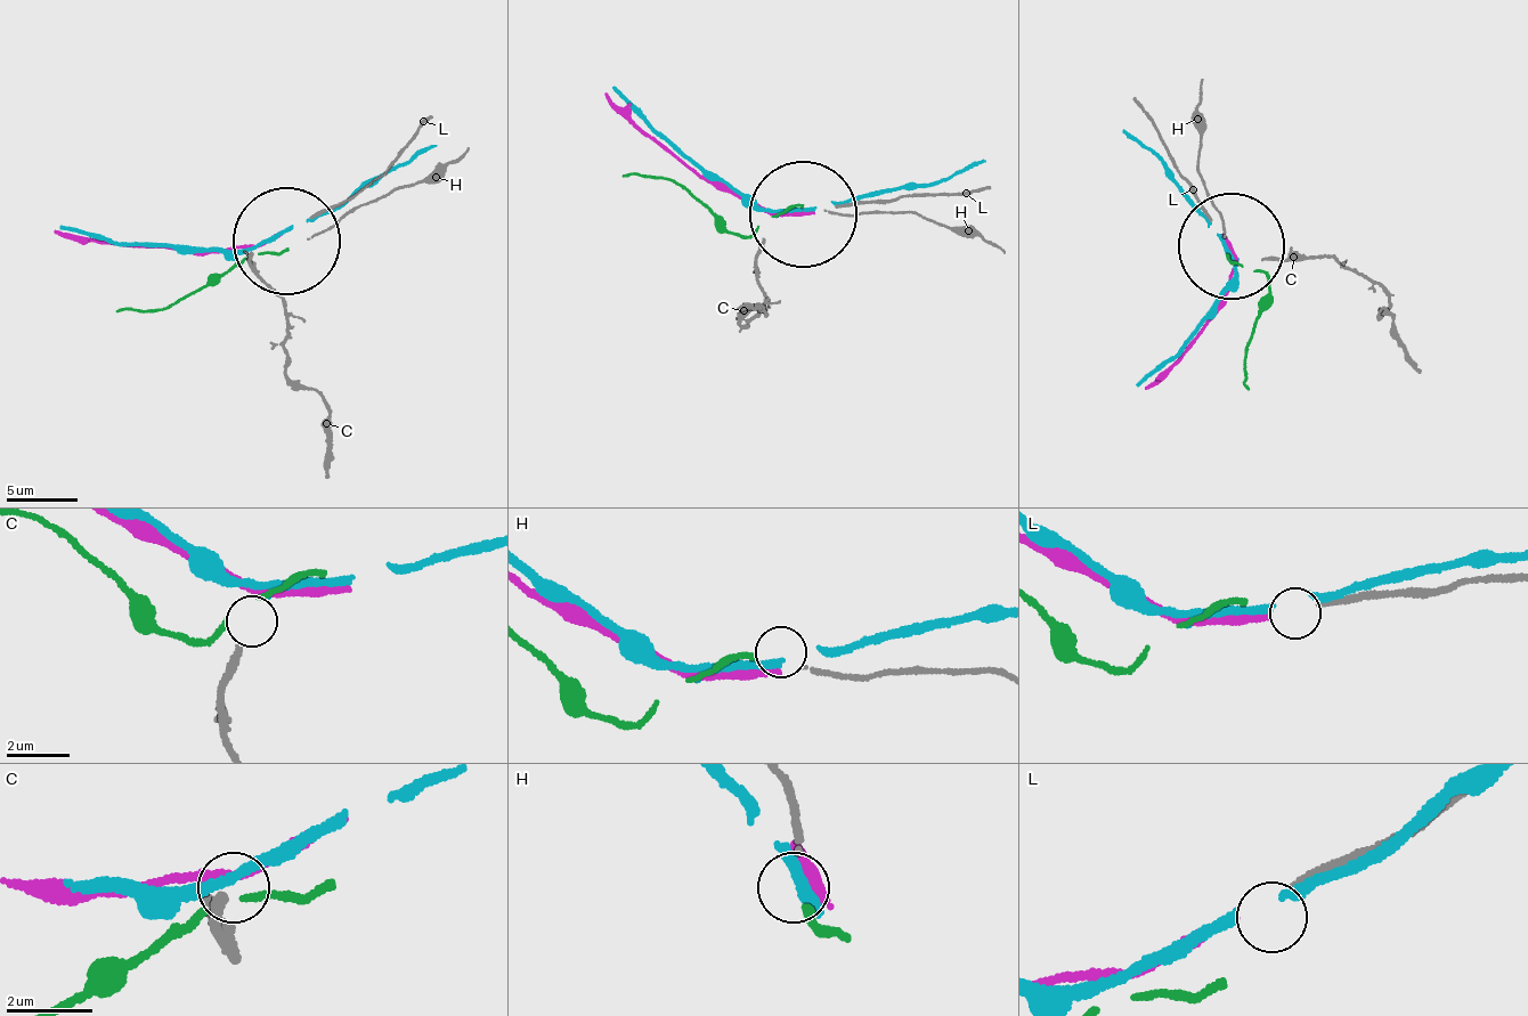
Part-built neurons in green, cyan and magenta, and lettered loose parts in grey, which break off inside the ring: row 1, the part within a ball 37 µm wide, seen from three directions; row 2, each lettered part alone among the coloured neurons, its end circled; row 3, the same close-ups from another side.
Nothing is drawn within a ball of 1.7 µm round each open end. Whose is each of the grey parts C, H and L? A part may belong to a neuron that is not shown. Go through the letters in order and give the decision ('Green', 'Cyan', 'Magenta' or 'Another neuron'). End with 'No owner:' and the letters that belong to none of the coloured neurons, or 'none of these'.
C: Cyan
H: Green
L: Magenta
No owner: none of these

